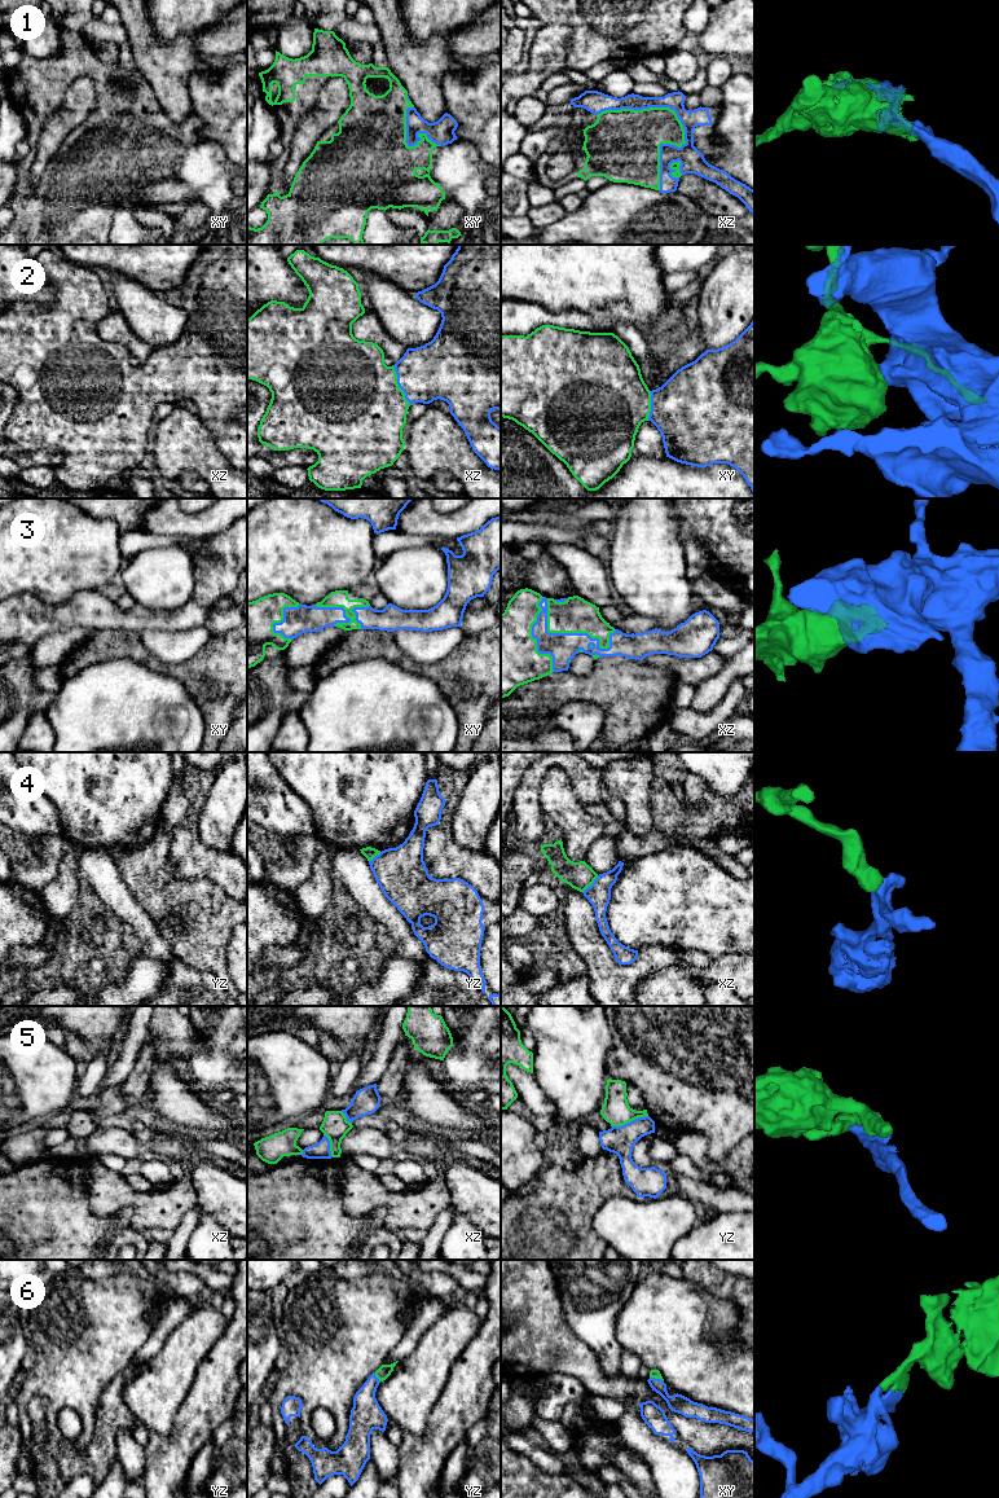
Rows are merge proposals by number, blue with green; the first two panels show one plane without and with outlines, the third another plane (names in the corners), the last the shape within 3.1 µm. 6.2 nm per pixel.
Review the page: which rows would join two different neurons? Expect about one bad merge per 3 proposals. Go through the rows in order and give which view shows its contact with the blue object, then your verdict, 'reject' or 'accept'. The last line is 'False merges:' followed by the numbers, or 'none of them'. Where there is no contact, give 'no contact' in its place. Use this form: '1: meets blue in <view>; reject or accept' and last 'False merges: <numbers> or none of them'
1: meets blue in xz; accept
2: meets blue in xz; accept
3: meets blue in xz; accept
4: meets blue in xz; reject
5: meets blue in yz; reject
6: meets blue in yz; accept
False merges: 4, 5

